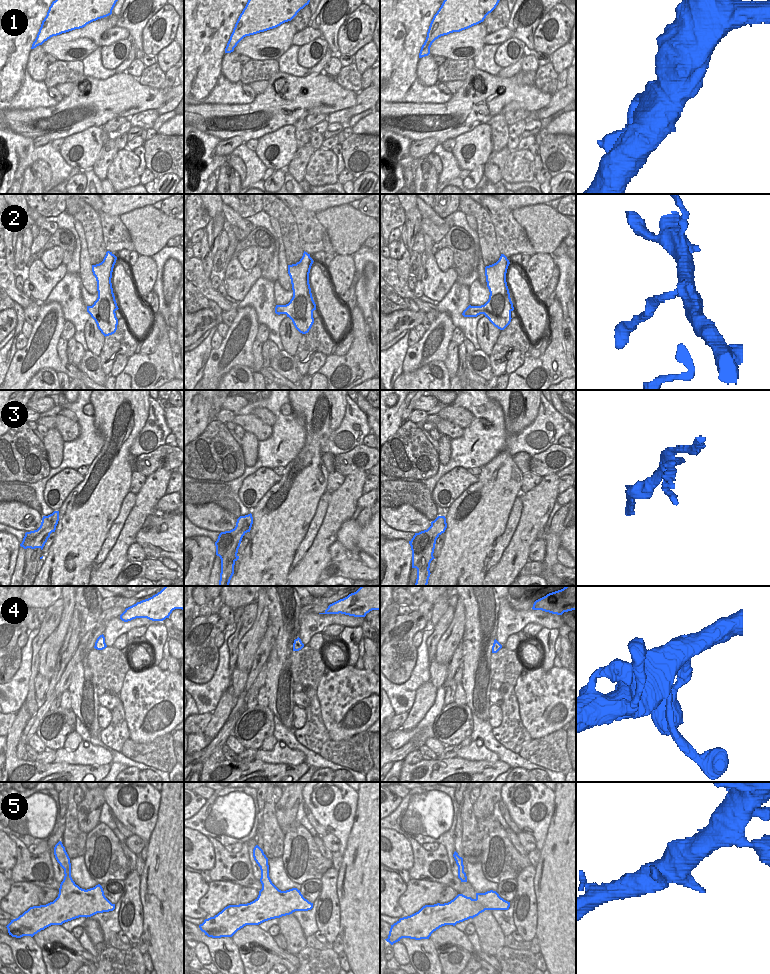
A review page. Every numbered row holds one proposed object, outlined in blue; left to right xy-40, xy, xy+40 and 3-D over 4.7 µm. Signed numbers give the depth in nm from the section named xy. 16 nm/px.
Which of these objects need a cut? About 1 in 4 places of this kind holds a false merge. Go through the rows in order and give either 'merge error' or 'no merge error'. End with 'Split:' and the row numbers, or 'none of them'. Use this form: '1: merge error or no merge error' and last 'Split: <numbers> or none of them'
1: no merge error
2: no merge error
3: merge error
4: no merge error
5: no merge error
Split: 3

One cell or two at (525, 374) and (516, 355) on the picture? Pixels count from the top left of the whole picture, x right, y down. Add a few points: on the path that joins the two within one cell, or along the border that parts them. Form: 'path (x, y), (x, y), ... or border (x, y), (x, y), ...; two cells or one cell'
border (526, 356), (523, 363), (508, 374); two cells

